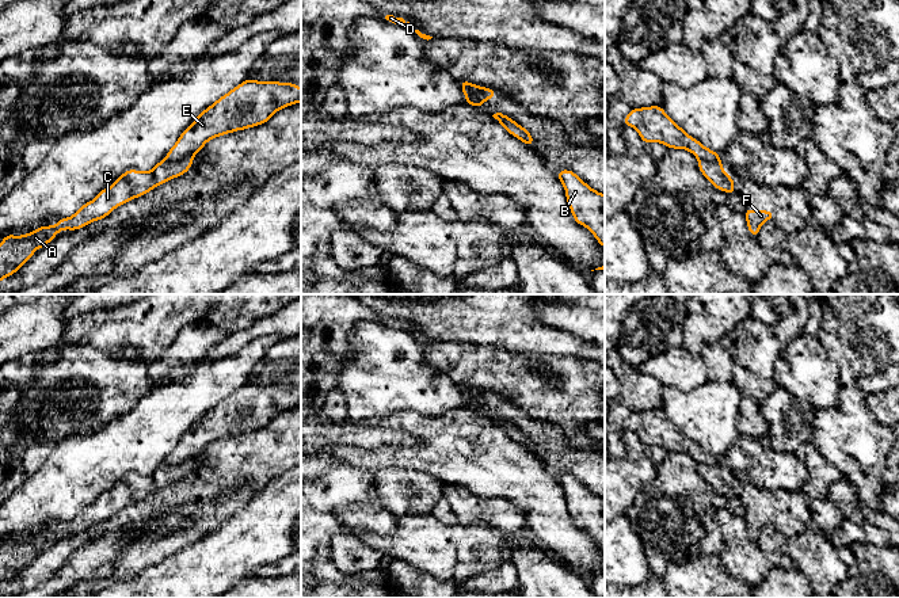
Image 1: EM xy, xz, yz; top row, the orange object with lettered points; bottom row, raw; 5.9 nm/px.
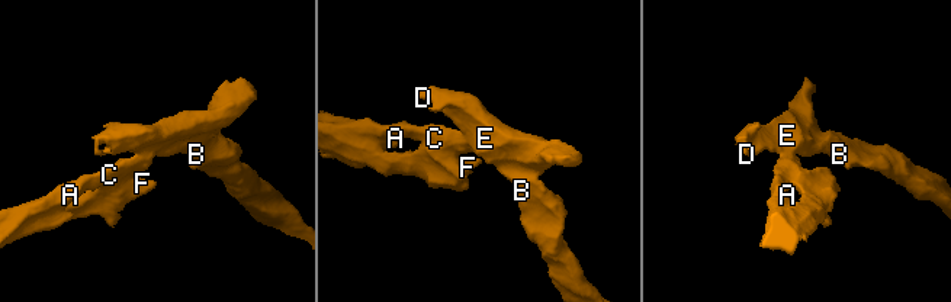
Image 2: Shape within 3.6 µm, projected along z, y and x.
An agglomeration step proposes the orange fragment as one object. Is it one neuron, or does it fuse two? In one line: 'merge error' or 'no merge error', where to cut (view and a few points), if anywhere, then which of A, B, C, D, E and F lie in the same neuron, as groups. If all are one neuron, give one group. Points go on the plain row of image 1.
merge error; cut xy (191, 461), (181, 464), (164, 463); groups A C F / B D E

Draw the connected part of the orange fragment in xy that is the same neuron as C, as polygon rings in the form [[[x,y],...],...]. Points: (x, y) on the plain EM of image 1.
[[[193,462],[180,465],[161,464],[151,475],[125,475],[113,490],[99,495],[95,503],[84,507],[73,519],[57,522],[58,527],[41,532],[22,540],[5,538],[0,546],[0,586],[14,579],[31,563],[38,552],[49,548],[64,533],[77,534],[92,525],[100,525],[115,511],[148,498],[155,491],[184,479],[193,469]]]

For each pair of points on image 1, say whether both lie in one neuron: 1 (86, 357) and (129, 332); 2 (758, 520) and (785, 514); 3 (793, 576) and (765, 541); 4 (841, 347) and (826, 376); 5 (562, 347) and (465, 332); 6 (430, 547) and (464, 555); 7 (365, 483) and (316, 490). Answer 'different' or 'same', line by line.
1: different
2: same
3: different
4: different
5: same
6: same
7: same

